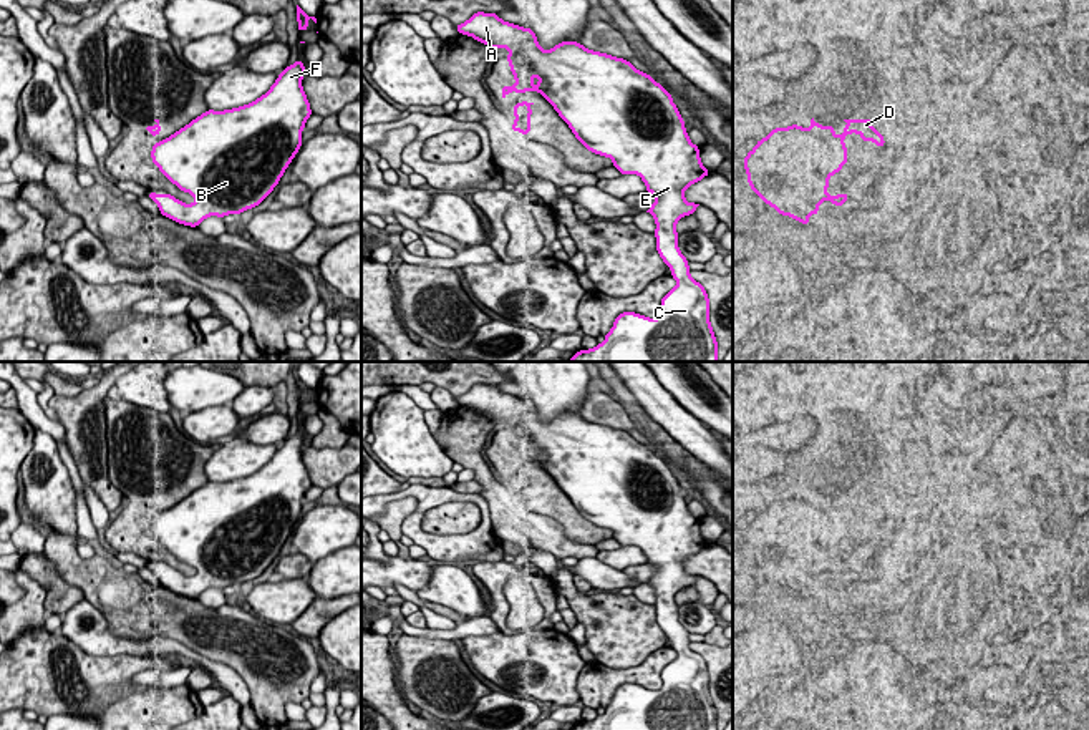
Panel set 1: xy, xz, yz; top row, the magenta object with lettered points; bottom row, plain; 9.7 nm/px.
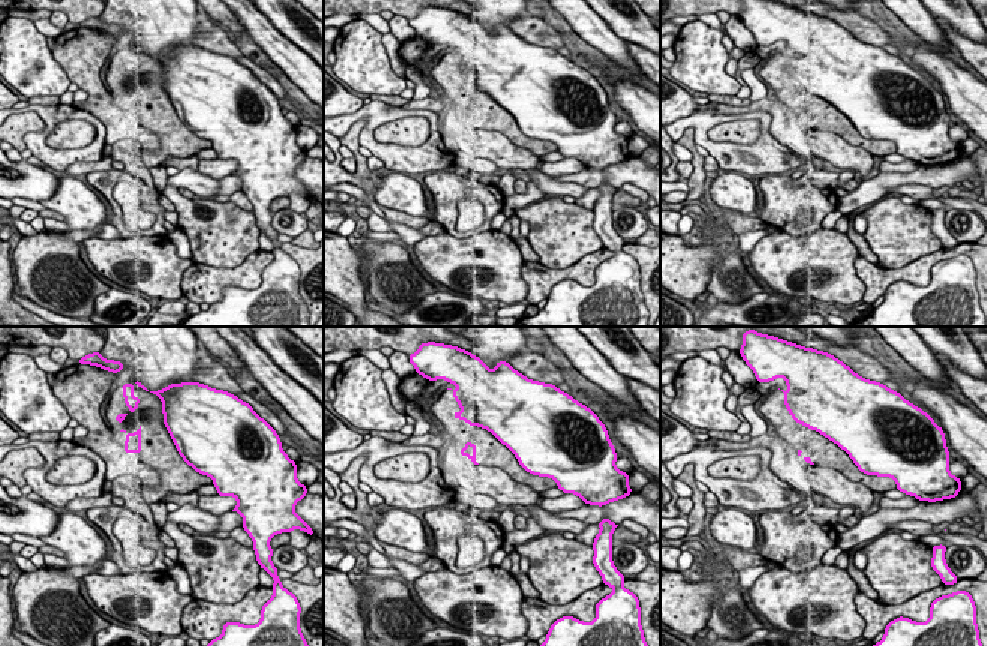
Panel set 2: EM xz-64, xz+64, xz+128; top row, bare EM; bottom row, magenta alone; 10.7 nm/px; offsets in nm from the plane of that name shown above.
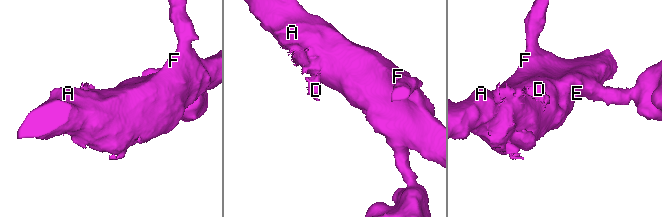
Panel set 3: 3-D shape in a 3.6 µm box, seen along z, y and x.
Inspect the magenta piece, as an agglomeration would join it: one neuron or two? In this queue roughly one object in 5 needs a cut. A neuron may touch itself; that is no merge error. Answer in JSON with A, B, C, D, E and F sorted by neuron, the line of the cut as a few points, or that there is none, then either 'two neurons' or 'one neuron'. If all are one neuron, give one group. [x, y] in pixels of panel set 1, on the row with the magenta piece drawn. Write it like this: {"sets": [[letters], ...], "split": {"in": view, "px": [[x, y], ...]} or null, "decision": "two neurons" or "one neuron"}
{"sets": [["A", "B", "C", "D", "E", "F"]], "split": null, "decision": "one neuron"}

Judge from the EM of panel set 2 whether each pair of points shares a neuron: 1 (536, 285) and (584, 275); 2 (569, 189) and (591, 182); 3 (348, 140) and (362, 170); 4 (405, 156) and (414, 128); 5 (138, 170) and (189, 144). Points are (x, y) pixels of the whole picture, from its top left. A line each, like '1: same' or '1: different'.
1: same
2: different
3: same
4: different
5: different

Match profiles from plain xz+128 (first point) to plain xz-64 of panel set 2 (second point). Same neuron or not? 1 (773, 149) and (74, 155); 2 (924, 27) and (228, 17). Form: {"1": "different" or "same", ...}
{"1": "same", "2": "different"}

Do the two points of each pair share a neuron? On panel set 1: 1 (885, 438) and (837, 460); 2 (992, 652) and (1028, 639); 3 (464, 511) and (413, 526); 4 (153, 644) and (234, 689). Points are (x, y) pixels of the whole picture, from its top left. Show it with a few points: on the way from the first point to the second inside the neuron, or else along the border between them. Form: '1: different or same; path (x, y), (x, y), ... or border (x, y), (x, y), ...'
1: same; path (874, 440), (859, 442), (849, 452)
2: same; path (1000, 652), (1015, 652), (1020, 647)
3: different; border (420, 521), (426, 531), (459, 535)
4: same; path (173, 647), (204, 661), (214, 669)

